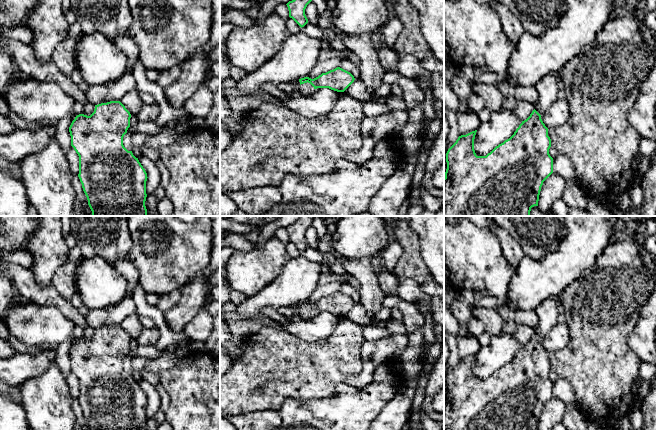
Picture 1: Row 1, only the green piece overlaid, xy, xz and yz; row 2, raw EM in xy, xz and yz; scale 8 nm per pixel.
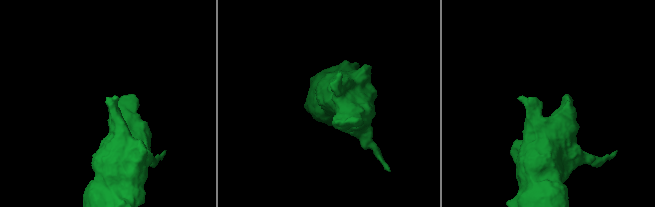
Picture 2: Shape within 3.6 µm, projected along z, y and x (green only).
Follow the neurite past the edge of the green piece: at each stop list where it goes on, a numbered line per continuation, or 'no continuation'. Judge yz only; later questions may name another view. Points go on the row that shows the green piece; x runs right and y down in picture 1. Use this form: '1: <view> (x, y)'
1: yz (547, 89)

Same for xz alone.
1: xz (306, 88)

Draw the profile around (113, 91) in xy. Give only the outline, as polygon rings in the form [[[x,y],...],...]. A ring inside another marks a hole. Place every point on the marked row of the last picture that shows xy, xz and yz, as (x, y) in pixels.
[[[125,73],[114,82],[103,85],[89,86],[86,90],[86,99],[94,104],[120,101],[123,96],[137,88],[136,80],[132,73]]]

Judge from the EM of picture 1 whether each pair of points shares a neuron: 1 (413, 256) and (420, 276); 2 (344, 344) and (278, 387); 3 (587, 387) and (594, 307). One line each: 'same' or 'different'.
1: same
2: same
3: same

